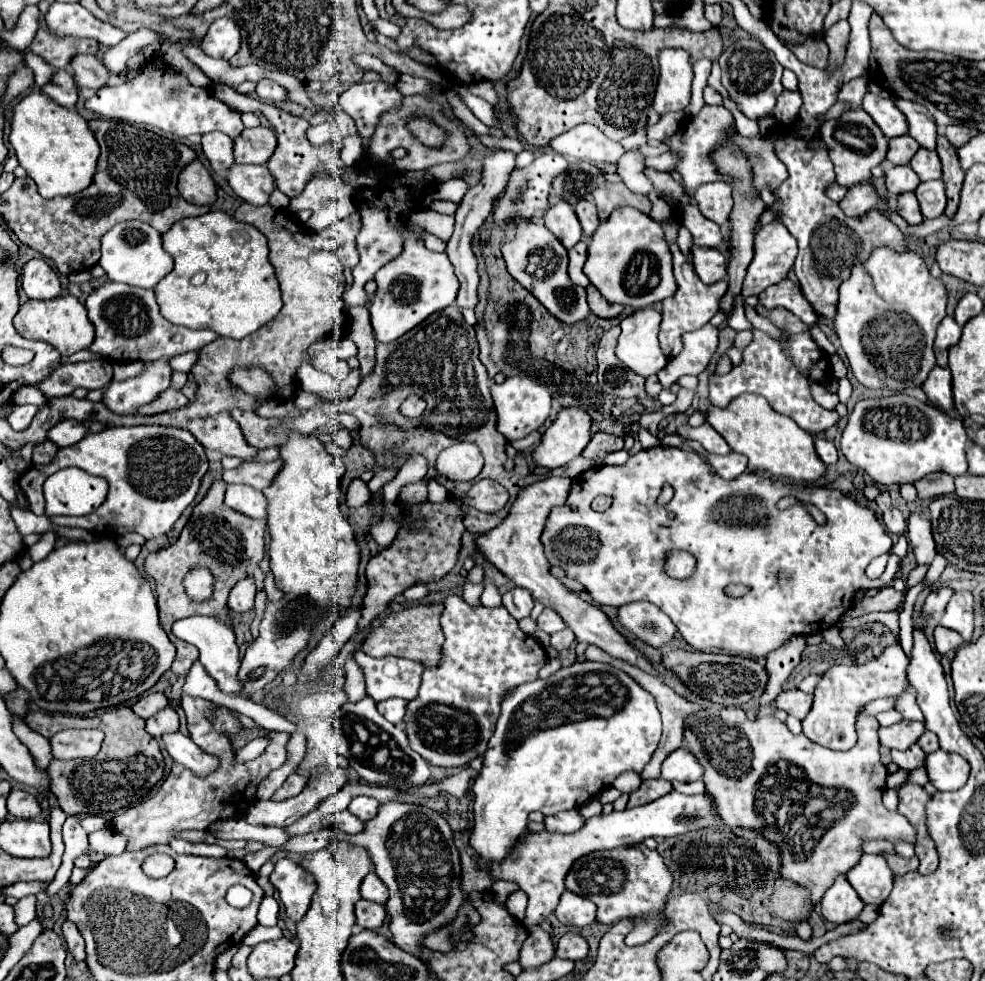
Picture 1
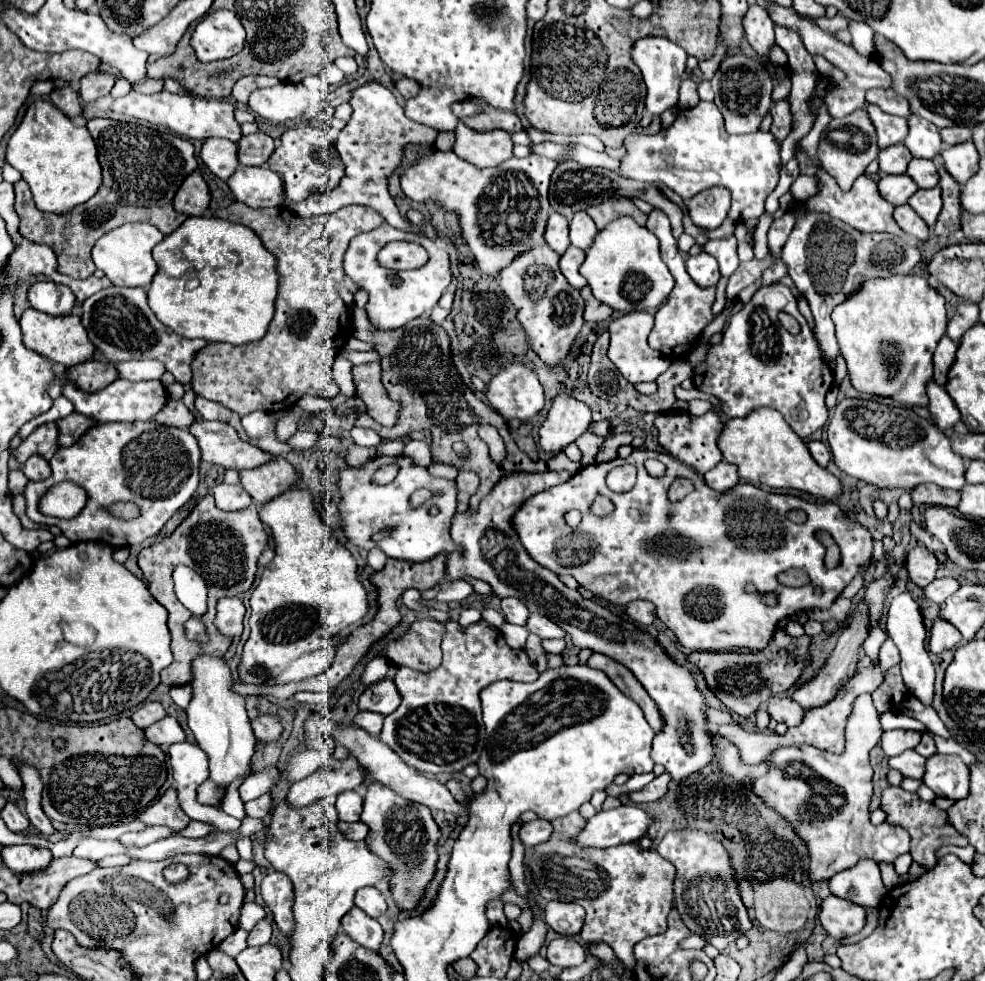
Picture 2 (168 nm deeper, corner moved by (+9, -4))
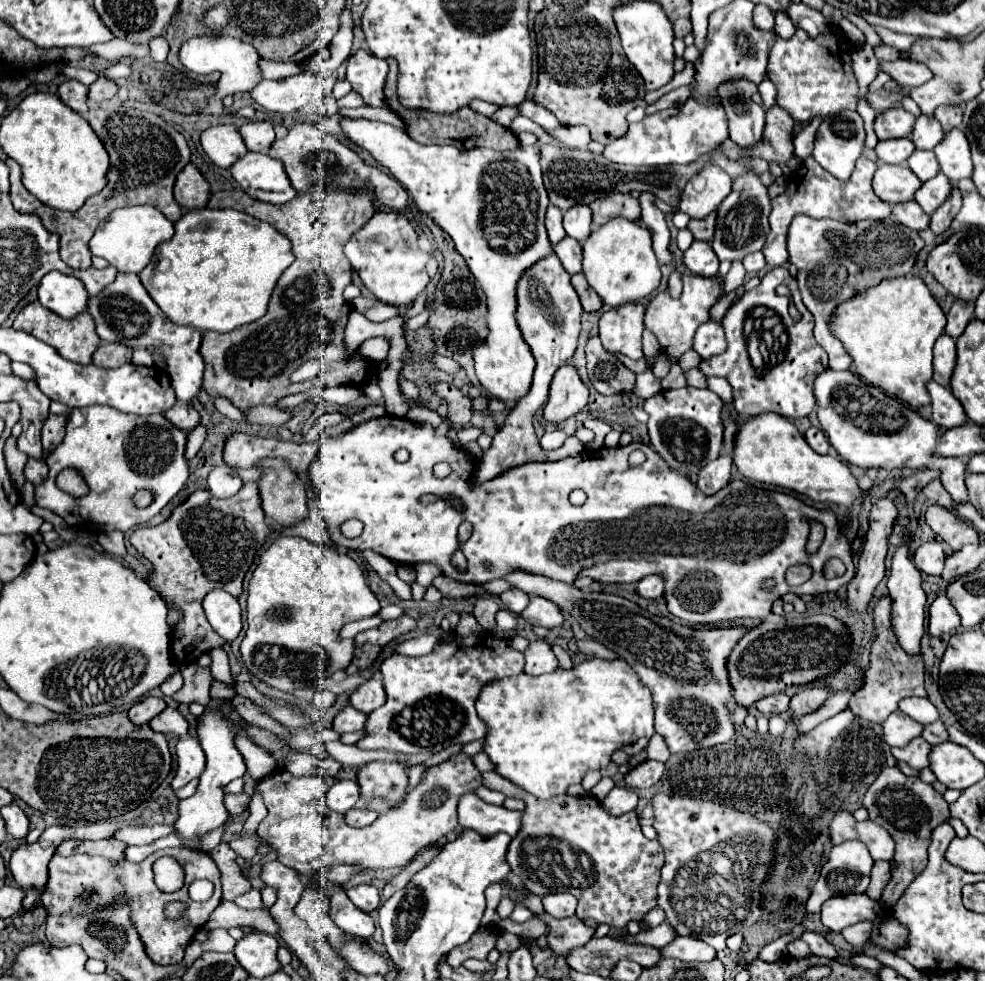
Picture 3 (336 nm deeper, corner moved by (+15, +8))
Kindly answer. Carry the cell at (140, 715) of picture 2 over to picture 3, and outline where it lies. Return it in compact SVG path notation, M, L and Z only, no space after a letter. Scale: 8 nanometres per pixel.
M146 696L140 702L132 704L130 708L130 720L134 724L148 724L154 716L158 716L162 710L166 708L166 702L162 698L154 698L154 696Z

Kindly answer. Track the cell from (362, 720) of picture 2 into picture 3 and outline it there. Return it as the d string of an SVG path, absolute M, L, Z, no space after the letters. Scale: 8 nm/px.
M344 706L334 722L332 722L332 728L338 732L338 734L344 734L344 732L356 732L356 730L362 730L364 728L364 722L366 722L366 714L364 712L358 712L356 708L352 706Z

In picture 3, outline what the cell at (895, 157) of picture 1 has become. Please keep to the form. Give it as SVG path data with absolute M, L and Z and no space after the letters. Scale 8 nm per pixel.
M910 138L884 140L878 142L876 146L876 154L884 164L904 164L912 152L914 152L914 144Z

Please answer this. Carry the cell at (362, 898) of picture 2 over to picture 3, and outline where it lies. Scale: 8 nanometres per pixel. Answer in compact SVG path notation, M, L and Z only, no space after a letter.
M360 884L360 886L354 886L354 888L346 890L346 894L354 902L354 906L360 908L362 912L366 912L366 914L374 912L380 906L380 892L374 886Z

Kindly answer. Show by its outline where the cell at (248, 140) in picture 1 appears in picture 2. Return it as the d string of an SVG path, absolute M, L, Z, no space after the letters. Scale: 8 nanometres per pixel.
M248 134L238 140L238 162L242 166L262 166L274 152L274 140L264 134Z

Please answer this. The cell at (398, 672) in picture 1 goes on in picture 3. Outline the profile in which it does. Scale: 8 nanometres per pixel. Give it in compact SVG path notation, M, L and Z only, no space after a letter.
M370 678L360 688L356 688L348 700L350 700L352 708L358 708L360 712L370 714L372 710L376 710L384 704L384 686L380 680Z

